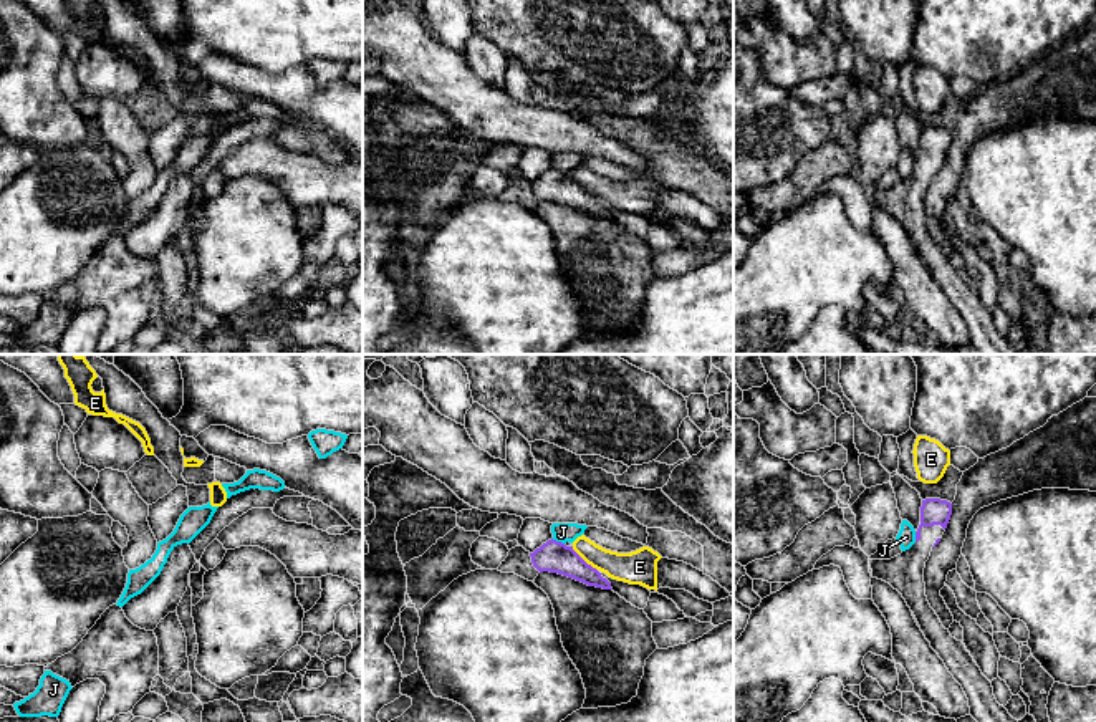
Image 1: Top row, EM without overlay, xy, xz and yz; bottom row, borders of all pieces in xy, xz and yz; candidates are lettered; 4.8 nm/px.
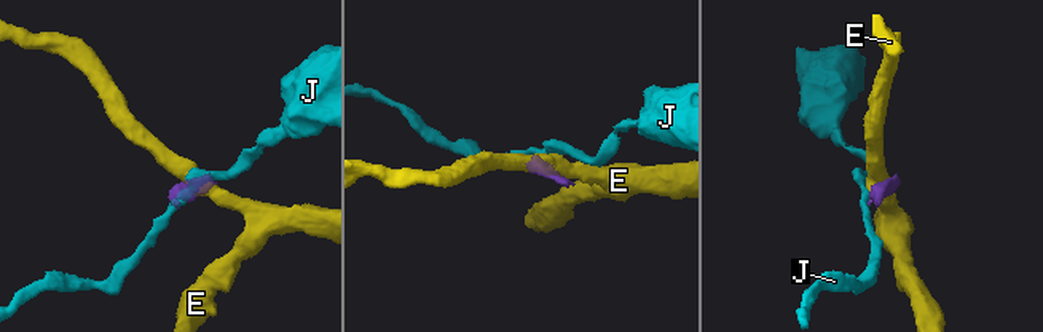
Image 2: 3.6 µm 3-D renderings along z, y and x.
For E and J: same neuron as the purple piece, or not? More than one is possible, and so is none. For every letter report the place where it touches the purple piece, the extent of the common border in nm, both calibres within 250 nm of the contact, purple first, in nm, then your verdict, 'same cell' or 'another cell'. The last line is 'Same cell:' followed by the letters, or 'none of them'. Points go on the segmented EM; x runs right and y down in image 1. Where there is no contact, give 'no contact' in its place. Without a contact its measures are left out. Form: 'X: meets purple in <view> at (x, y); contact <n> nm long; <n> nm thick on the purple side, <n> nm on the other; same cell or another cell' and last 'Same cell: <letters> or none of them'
E: meets purple in xz at (583, 560); contact 170 nm long; 160 nm thick on the purple side, 150 nm on the other; another cell
J: meets purple in xz at (558, 542); contact 70 nm long; 160 nm thick on the purple side, 100 nm on the other; another cell
Same cell: none of them

